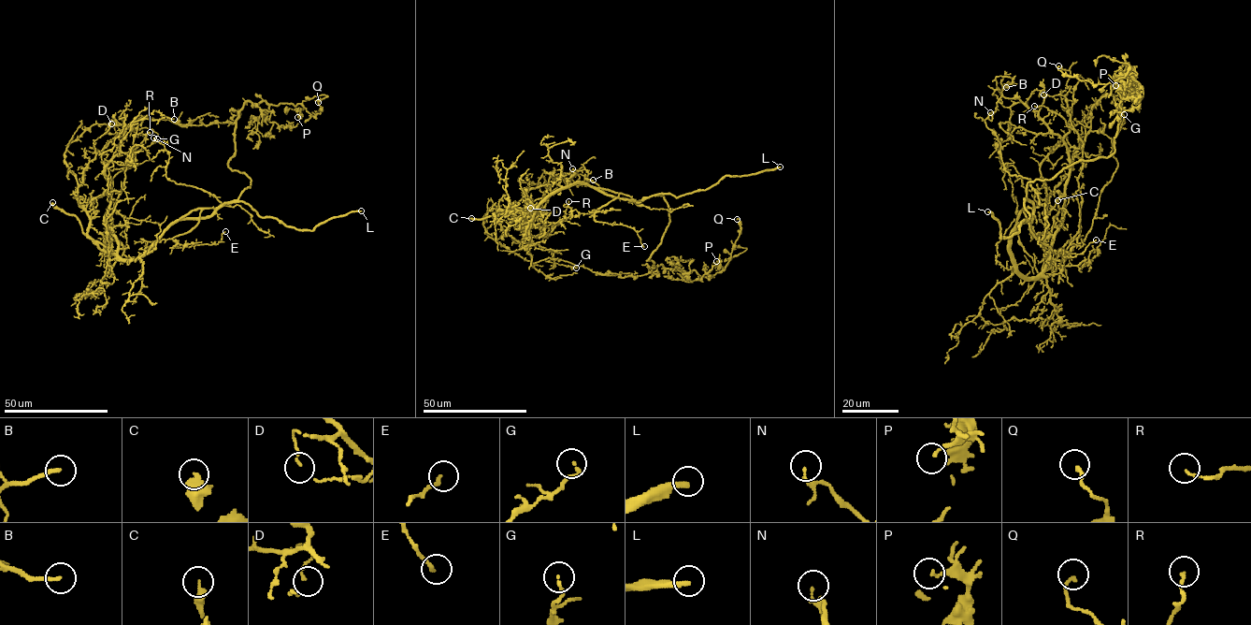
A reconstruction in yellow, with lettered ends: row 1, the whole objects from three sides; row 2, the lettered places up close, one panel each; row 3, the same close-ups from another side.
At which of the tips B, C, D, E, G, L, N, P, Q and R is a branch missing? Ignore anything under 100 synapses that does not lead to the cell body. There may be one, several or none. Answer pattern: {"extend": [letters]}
{"extend": ["L"]}

